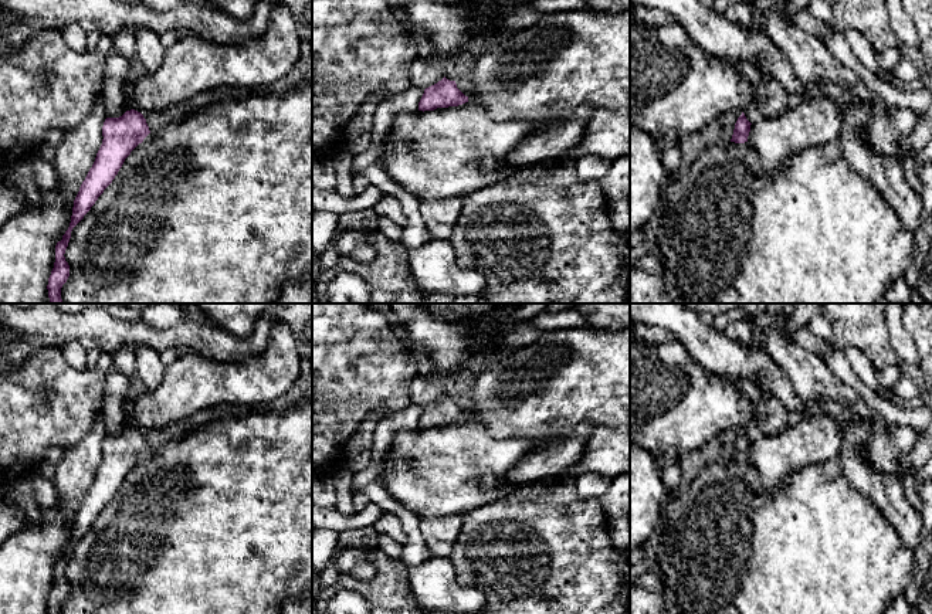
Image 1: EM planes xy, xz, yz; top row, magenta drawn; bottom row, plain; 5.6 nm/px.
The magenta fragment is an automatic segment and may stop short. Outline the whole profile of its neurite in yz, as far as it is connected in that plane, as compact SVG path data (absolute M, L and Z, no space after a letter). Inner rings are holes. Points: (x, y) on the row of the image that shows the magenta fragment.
M758 69L766 84L766 95L762 101L750 105L738 118L731 142L745 143L750 125L762 118L776 118L790 109L799 99L787 91L770 72Z

